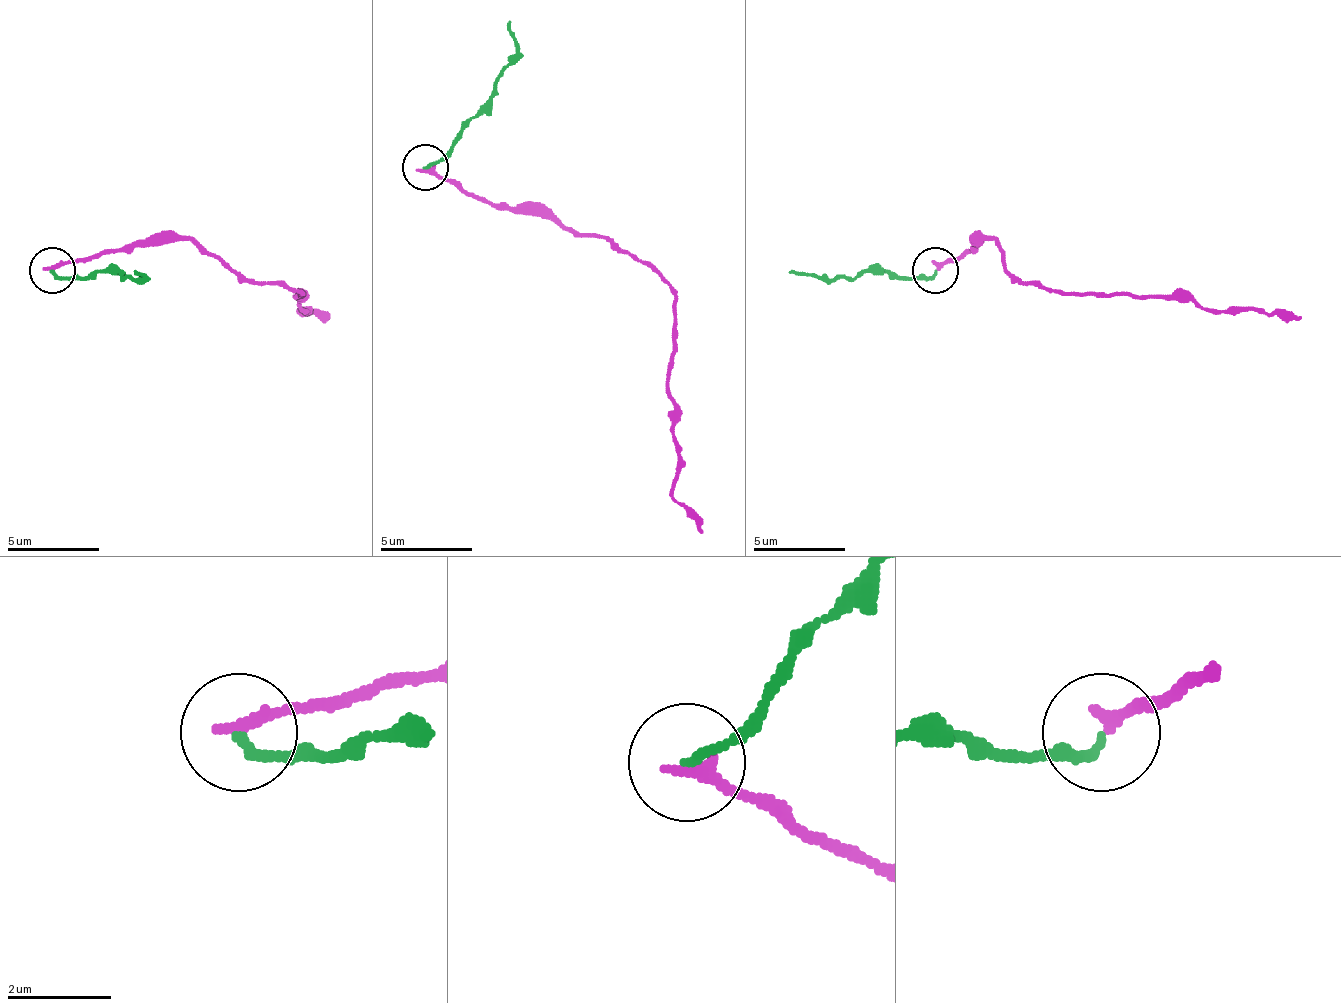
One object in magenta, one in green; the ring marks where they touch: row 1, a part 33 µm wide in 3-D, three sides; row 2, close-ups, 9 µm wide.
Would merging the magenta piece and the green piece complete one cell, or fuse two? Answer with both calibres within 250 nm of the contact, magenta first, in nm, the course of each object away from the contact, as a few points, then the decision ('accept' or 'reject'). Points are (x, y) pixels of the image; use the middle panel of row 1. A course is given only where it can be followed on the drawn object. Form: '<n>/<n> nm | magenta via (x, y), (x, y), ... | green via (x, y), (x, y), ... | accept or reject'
280/170 nm | magenta via (424, 171), (492, 203), (552, 212), (635, 254), (672, 290), (672, 497), (704, 534) | green via (424, 166), (437, 162), (492, 93), (515, 51), (511, 19) | reject

